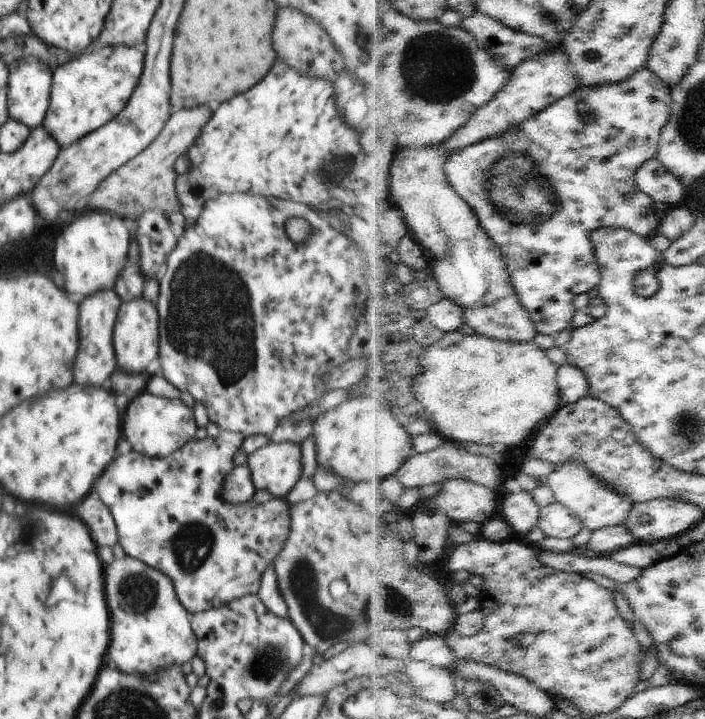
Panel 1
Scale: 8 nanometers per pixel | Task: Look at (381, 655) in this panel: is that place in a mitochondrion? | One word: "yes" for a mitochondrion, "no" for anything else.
no

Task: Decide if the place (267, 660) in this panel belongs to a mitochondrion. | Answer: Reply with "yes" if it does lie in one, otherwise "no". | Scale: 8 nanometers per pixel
yes

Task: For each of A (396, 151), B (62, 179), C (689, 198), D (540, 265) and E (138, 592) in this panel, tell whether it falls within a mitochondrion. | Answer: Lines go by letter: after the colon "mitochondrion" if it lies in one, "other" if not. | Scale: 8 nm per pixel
A: other
B: mitochondrion
C: other
D: other
E: mitochondrion

